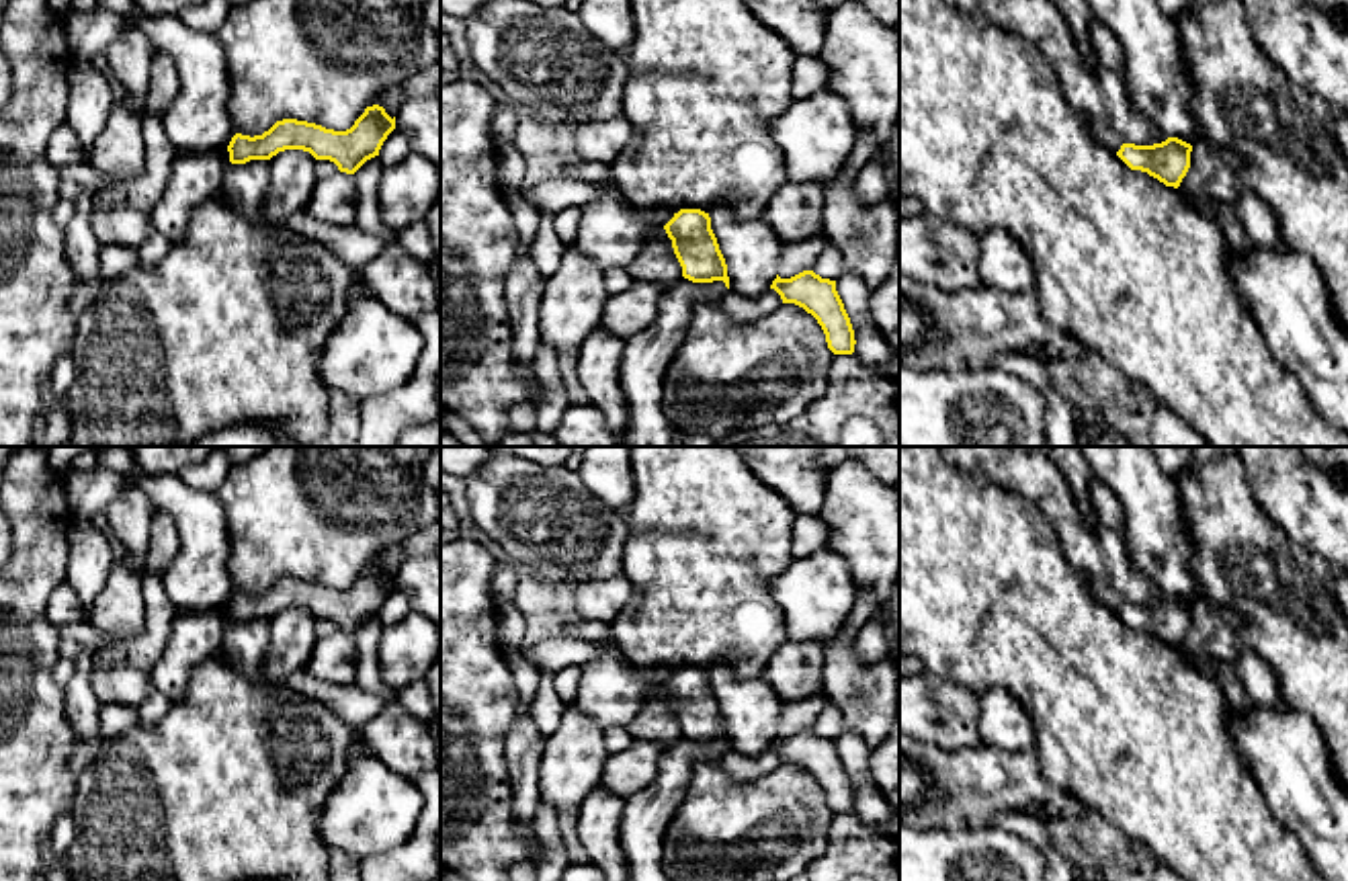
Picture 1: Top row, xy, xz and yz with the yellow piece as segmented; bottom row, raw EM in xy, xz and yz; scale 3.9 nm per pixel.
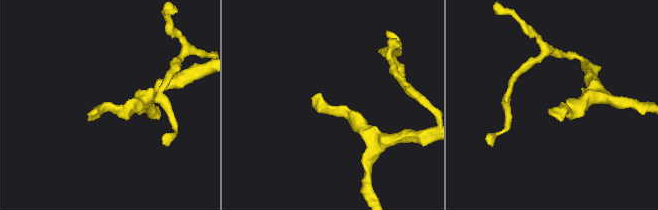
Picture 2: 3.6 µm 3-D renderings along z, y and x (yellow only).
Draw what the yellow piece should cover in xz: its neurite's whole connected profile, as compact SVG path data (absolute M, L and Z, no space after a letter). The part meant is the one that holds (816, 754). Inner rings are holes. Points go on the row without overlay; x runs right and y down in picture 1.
M803 729L791 738L776 733L770 748L781 754L783 762L795 762L817 779L834 813L854 811L854 789L836 750L836 740Z

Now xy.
M367 565L346 590L326 588L315 582L283 578L262 594L236 592L227 604L231 623L270 619L285 609L309 611L315 619L330 619L340 631L354 633L367 619L379 615L387 594L395 588L383 565Z

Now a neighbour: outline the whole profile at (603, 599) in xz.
M619 572L576 586L576 613L580 619L610 625L633 598L633 584Z

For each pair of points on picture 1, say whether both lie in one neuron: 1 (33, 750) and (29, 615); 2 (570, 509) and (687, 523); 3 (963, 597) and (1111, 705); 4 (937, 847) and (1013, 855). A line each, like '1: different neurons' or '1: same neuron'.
1: same neuron
2: different neurons
3: same neuron
4: same neuron

